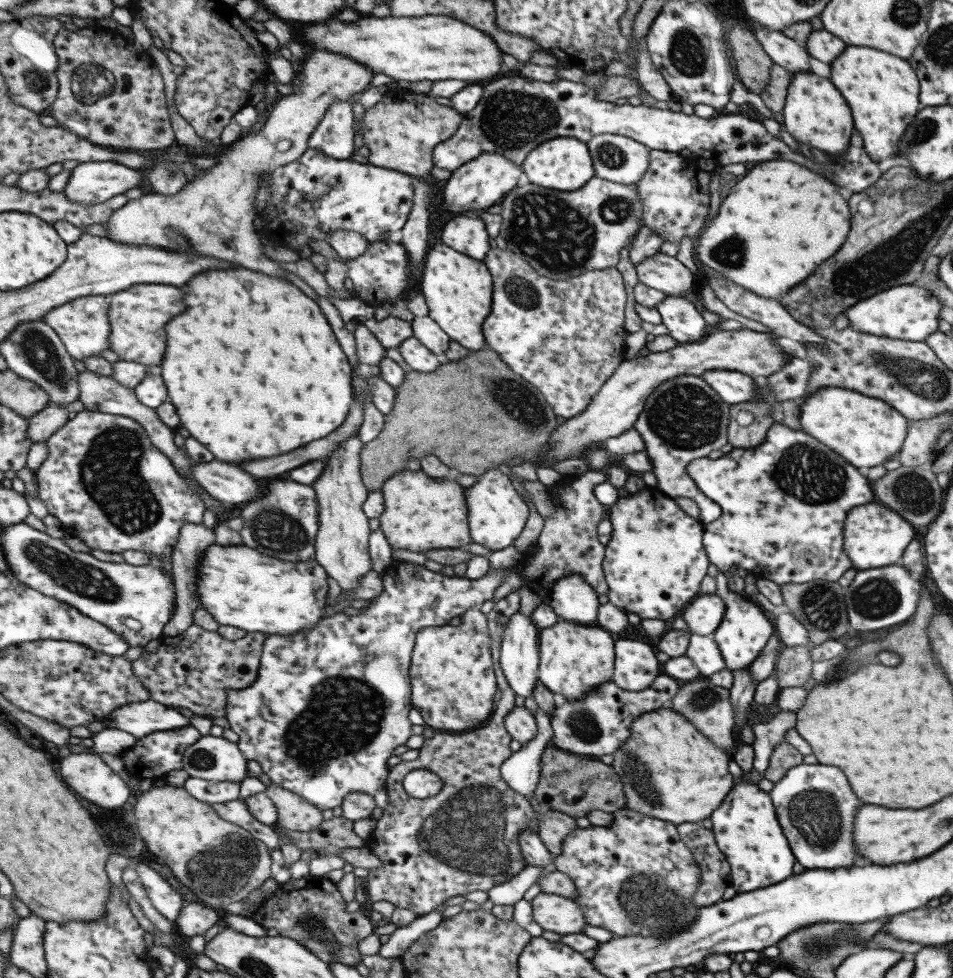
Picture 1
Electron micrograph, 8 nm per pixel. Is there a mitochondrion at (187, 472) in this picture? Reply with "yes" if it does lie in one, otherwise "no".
no

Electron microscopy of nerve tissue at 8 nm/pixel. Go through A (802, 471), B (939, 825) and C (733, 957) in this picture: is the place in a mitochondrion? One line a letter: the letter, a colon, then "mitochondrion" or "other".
A: mitochondrion
B: mitochondrion
C: other

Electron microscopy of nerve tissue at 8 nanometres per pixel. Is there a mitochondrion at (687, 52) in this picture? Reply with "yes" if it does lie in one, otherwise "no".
yes

